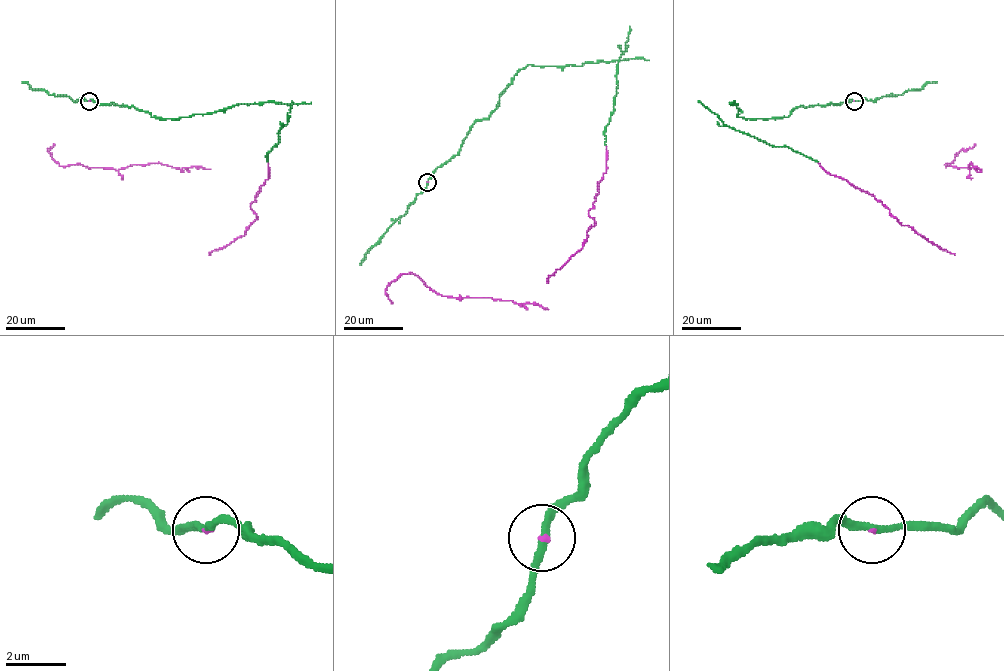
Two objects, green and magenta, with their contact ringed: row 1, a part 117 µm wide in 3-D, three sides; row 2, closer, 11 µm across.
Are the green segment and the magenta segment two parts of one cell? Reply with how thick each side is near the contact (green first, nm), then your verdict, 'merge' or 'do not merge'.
calibres 240 and 60 nm; merge

